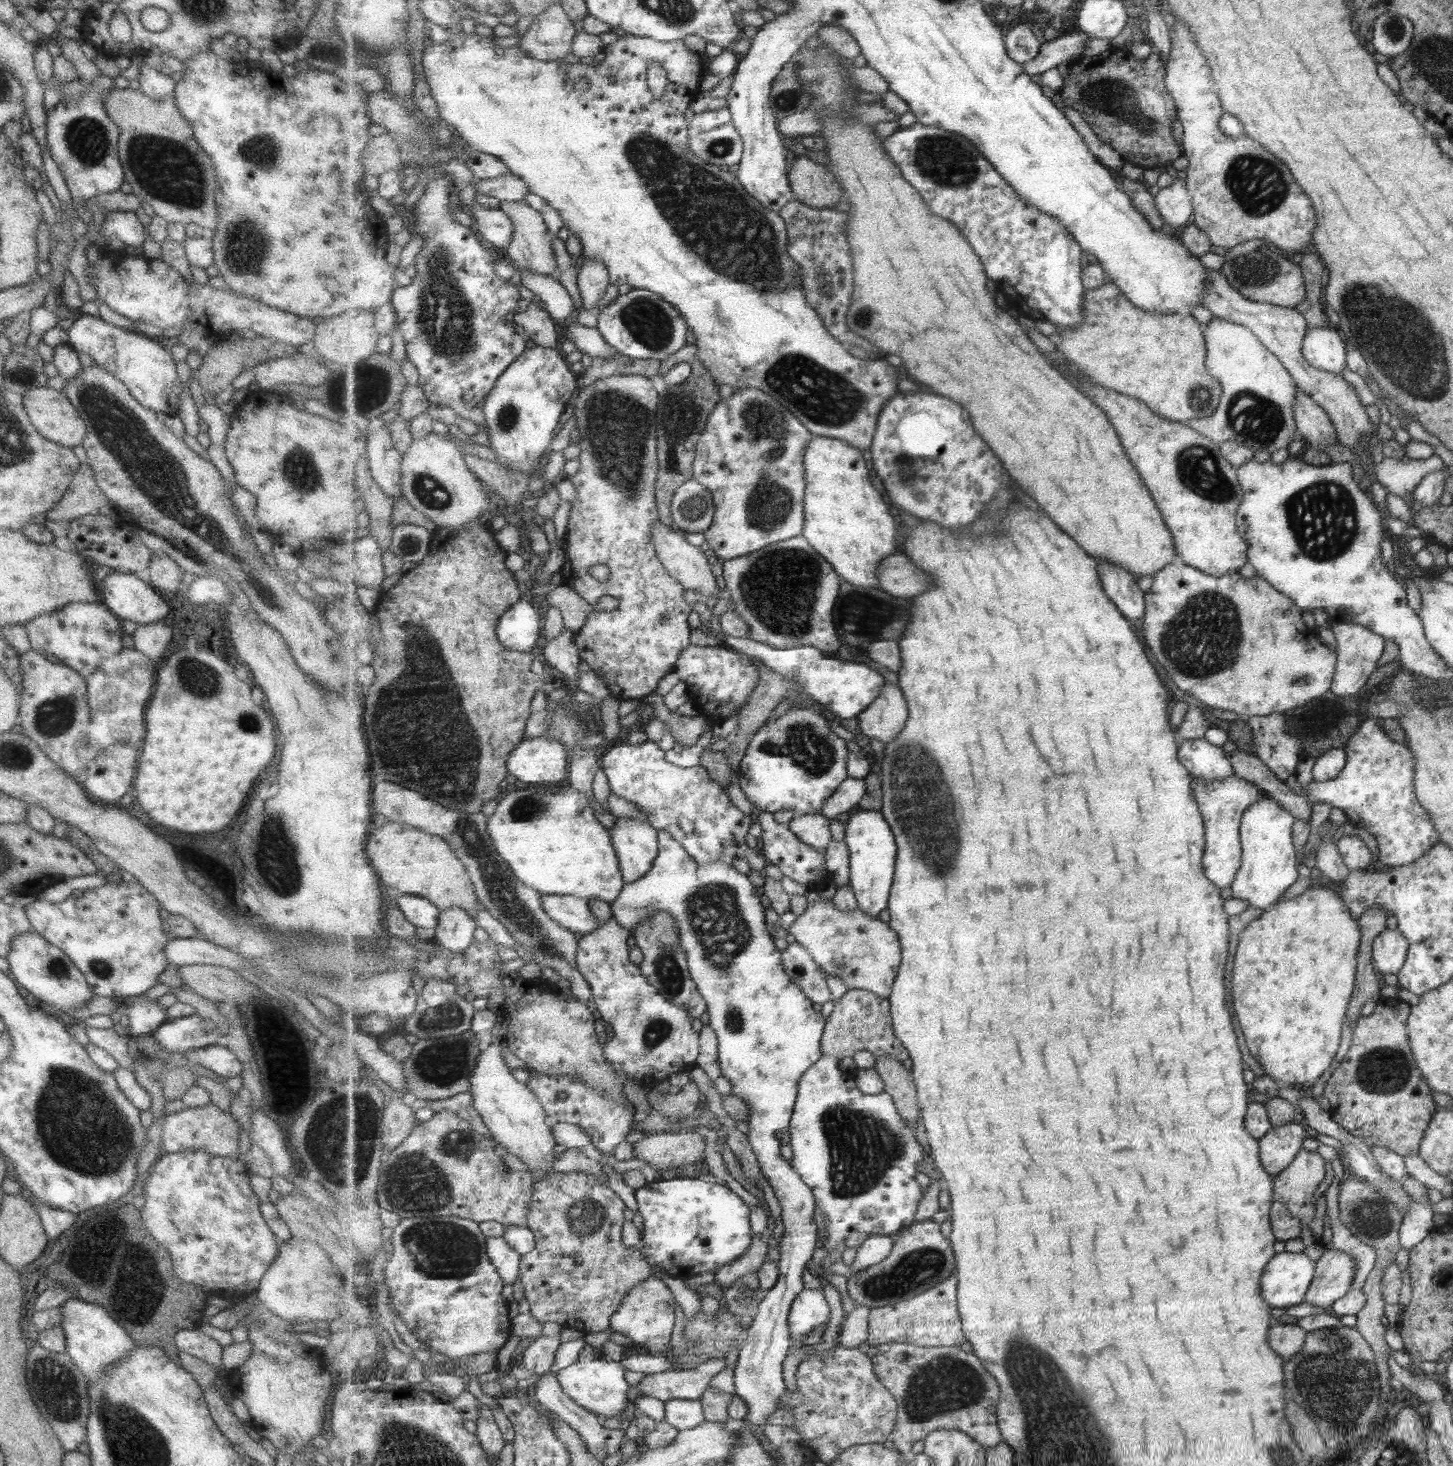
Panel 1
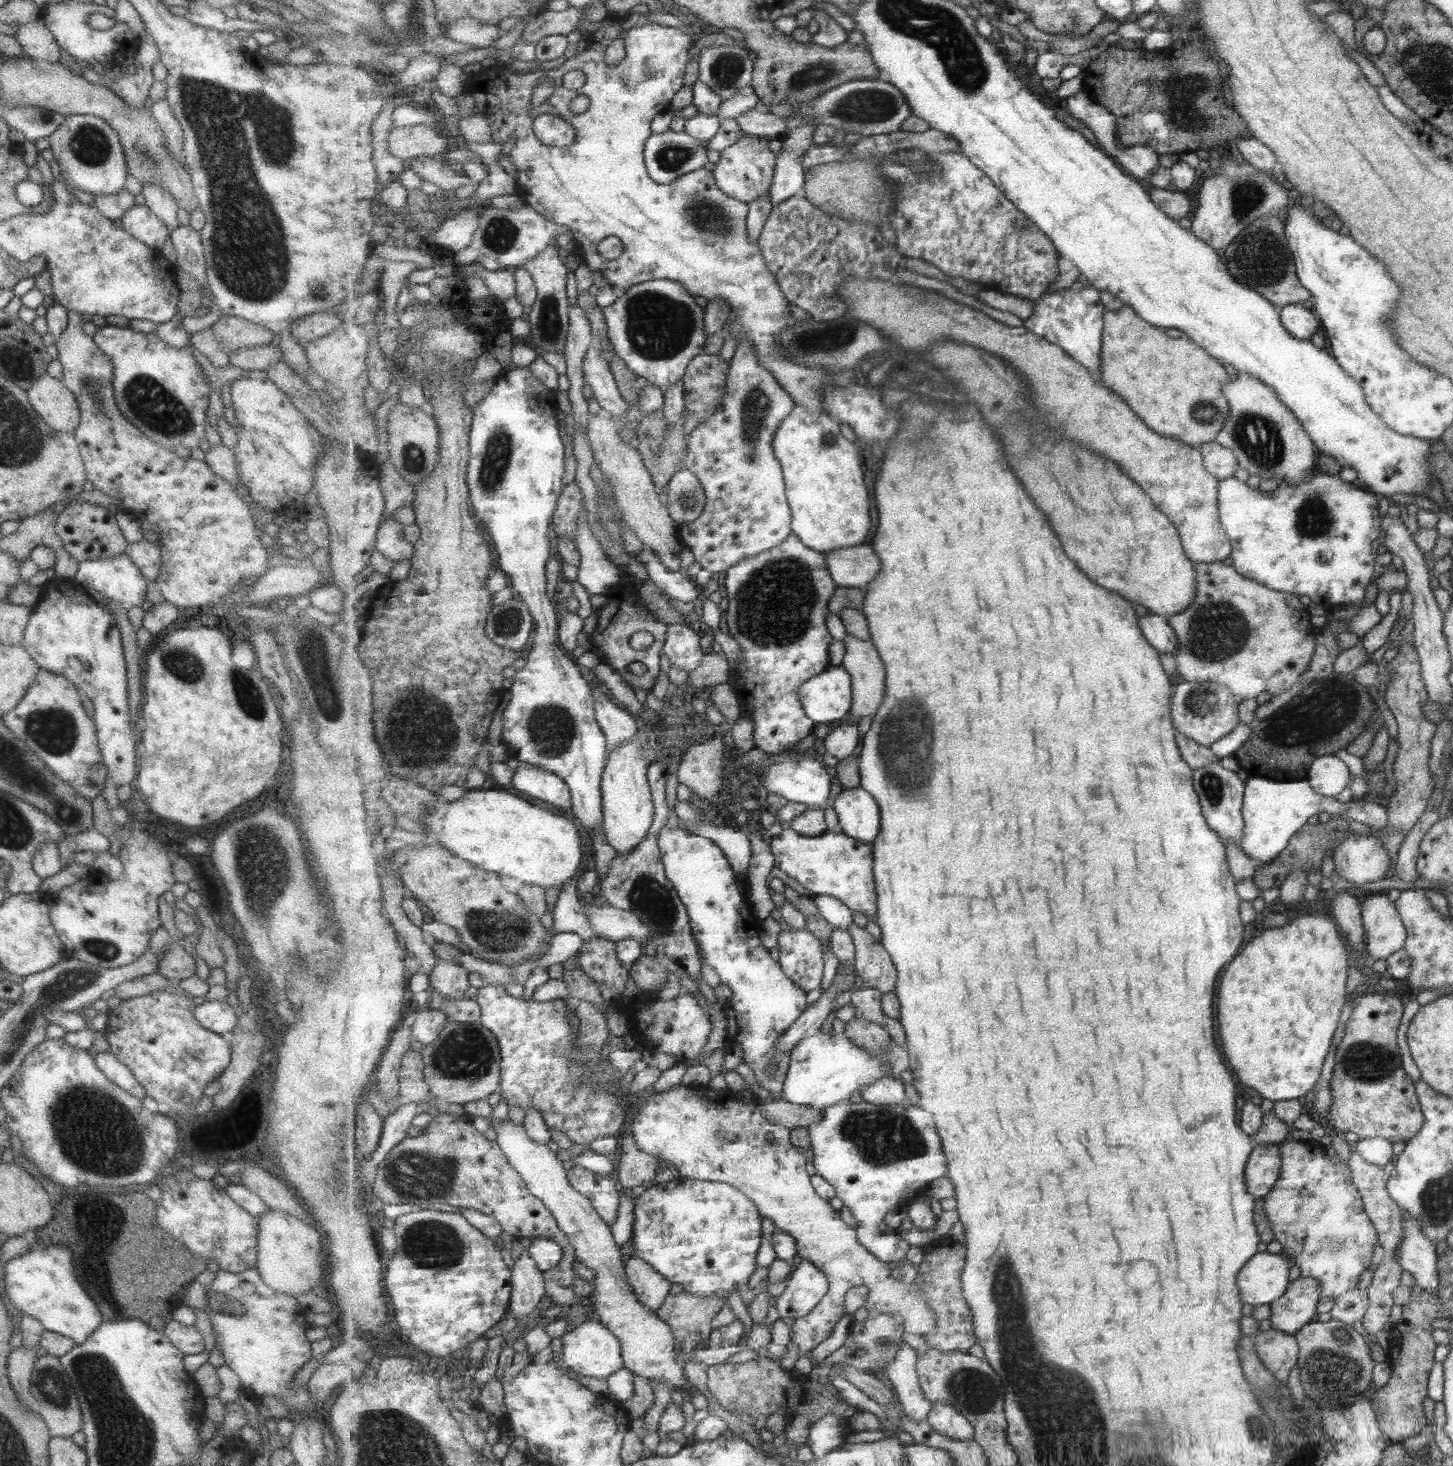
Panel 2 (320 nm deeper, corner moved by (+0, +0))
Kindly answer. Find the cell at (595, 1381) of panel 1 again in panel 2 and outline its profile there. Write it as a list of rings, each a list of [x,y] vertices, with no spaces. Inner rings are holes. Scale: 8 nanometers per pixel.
[[[587,1319],[570,1333],[564,1334],[561,1340],[561,1362],[579,1375],[605,1380],[611,1372],[617,1372],[624,1368],[621,1341],[601,1320]]]

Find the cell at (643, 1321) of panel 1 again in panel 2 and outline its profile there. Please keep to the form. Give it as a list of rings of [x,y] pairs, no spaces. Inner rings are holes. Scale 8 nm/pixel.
[[[633,1252],[625,1265],[629,1282],[639,1300],[656,1311],[670,1295],[672,1281],[657,1272],[652,1264],[633,1255]]]

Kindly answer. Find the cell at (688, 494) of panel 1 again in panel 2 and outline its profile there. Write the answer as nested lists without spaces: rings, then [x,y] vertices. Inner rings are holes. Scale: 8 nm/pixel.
[[[681,469],[667,487],[667,506],[679,525],[694,521],[705,512],[707,495],[701,481],[691,470]]]

